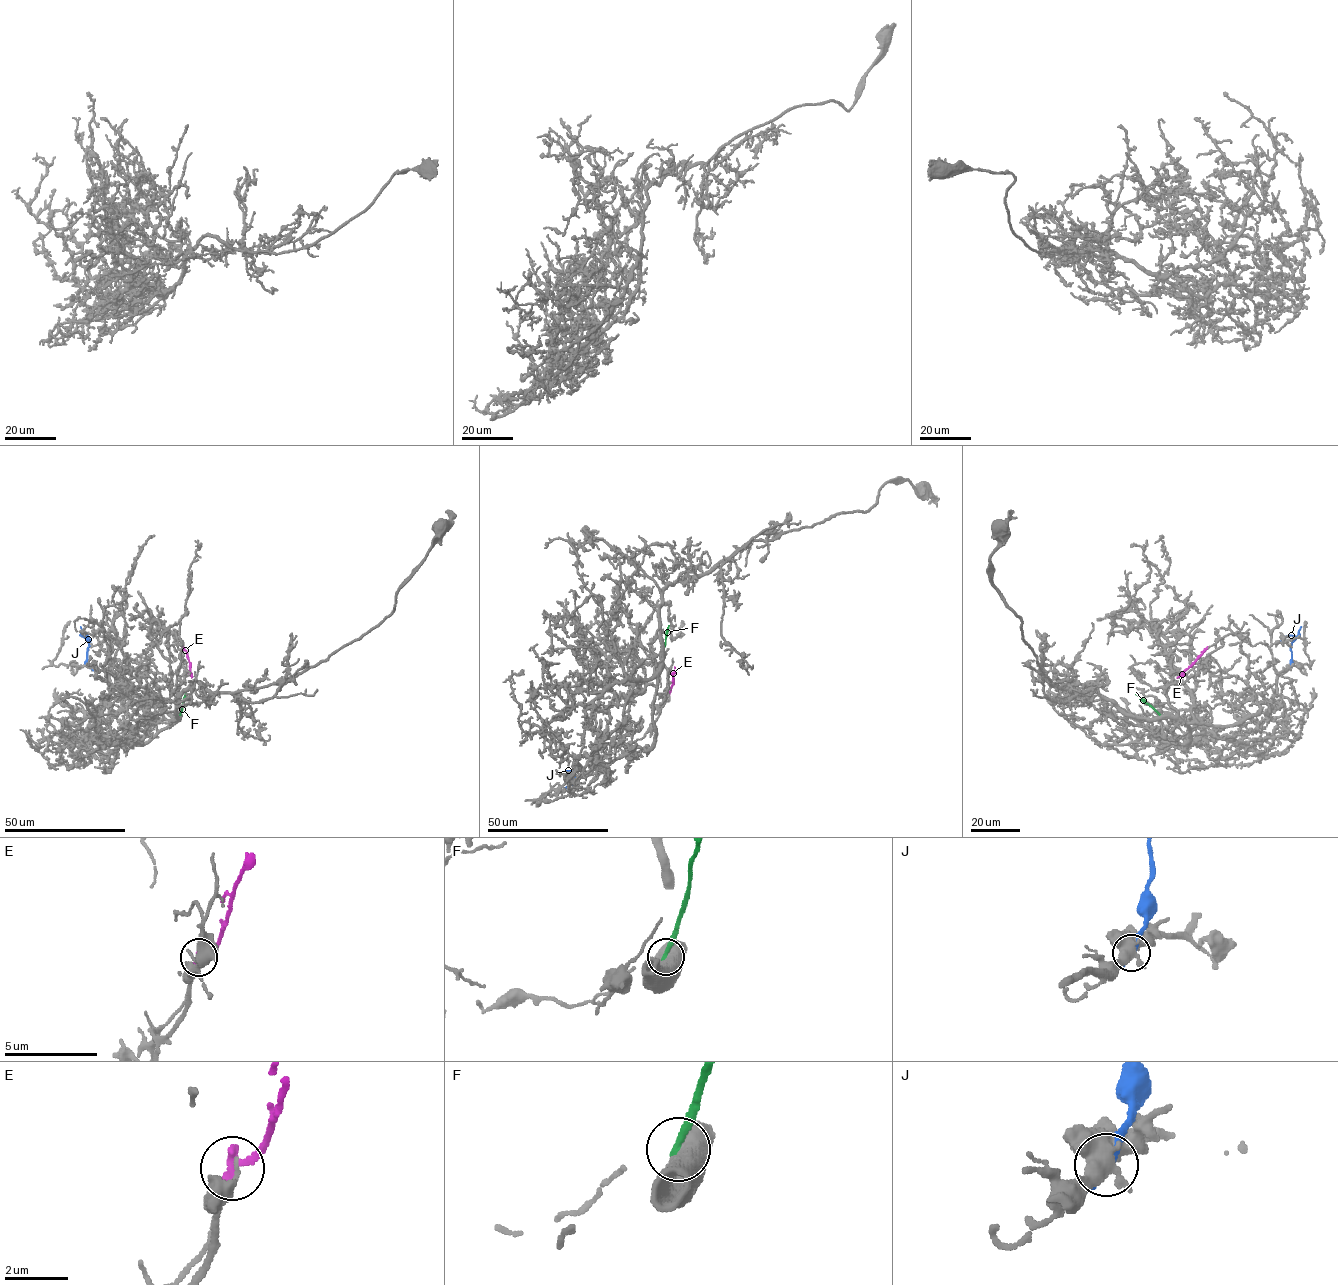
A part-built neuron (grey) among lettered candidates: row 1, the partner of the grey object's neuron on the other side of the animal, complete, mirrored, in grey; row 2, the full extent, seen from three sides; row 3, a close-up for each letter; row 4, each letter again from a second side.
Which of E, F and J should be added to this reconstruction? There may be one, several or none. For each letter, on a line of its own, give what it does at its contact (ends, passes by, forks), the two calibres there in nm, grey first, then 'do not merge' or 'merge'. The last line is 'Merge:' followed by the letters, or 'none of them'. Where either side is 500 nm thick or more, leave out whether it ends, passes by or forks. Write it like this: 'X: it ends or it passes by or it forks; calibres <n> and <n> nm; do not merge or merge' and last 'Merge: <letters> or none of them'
E: it ends; calibres 130 and 320 nm; do not merge
F: calibres 800 and 240 nm; do not merge
J: calibres 550 and 190 nm; do not merge
Merge: none of them

